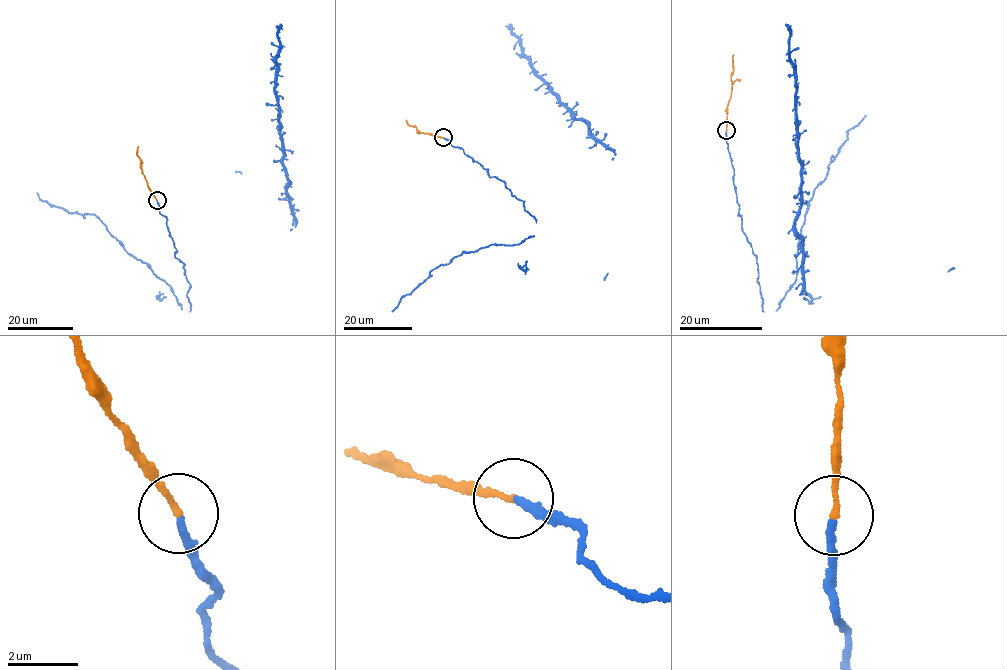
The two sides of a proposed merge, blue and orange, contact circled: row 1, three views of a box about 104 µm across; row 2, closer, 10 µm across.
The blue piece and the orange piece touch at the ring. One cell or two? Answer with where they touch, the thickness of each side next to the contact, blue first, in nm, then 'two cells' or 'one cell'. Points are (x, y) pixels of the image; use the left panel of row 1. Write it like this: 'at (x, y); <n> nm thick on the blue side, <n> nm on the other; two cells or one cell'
at (157, 200); 200 nm thick on the blue side, 160 nm on the other; two cells

